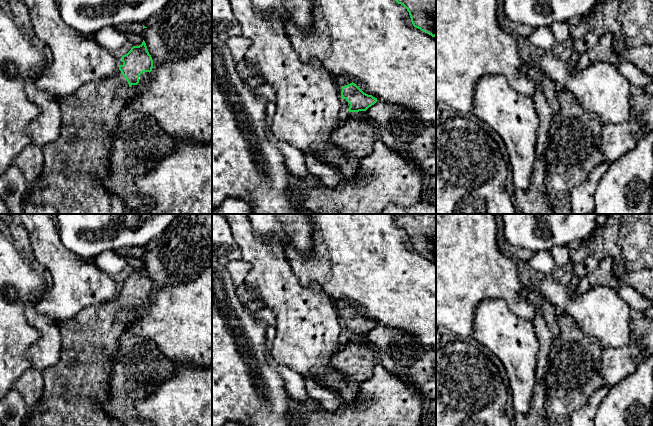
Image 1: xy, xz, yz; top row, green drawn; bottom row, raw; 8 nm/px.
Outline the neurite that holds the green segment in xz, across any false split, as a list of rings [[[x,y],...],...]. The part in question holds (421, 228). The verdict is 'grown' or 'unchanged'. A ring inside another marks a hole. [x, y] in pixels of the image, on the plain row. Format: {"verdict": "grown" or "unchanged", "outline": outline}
{"verdict": "unchanged", "outline": [[[394,214],[395,225],[409,236],[414,251],[436,260],[436,214]]]}

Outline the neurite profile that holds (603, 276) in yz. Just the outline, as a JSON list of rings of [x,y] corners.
[[[606,257],[599,261],[598,268],[584,278],[580,279],[575,288],[574,296],[579,296],[594,286],[608,286],[611,288],[618,288],[620,283],[613,273],[613,260]]]

